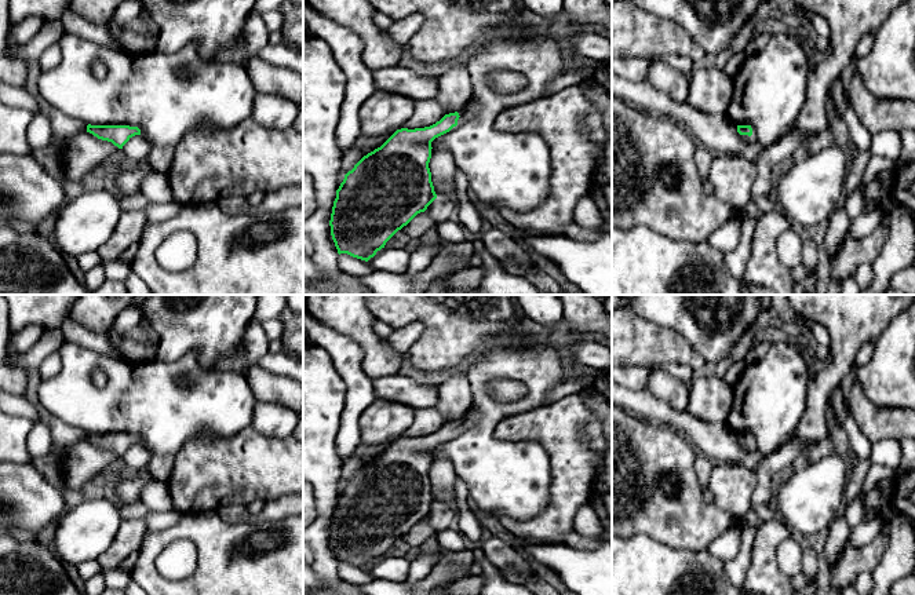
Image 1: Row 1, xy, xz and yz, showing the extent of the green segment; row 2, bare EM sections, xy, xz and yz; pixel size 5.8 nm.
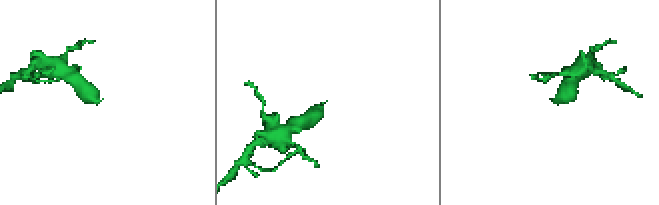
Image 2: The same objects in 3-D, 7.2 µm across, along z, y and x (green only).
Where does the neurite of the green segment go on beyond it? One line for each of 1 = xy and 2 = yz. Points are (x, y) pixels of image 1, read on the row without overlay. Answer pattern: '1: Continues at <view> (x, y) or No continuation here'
1: No continuation here
2: Continues at yz (750, 448)

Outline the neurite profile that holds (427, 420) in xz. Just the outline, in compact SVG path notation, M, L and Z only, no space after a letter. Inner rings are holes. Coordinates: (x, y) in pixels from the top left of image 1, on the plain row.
M419 408L415 410L415 420L405 430L402 437L415 438L435 432L445 424L442 415L434 408Z

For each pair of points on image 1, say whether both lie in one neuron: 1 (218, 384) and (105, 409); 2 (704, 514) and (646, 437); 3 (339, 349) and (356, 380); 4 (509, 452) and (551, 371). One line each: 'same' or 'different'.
1: same
2: same
3: same
4: same

